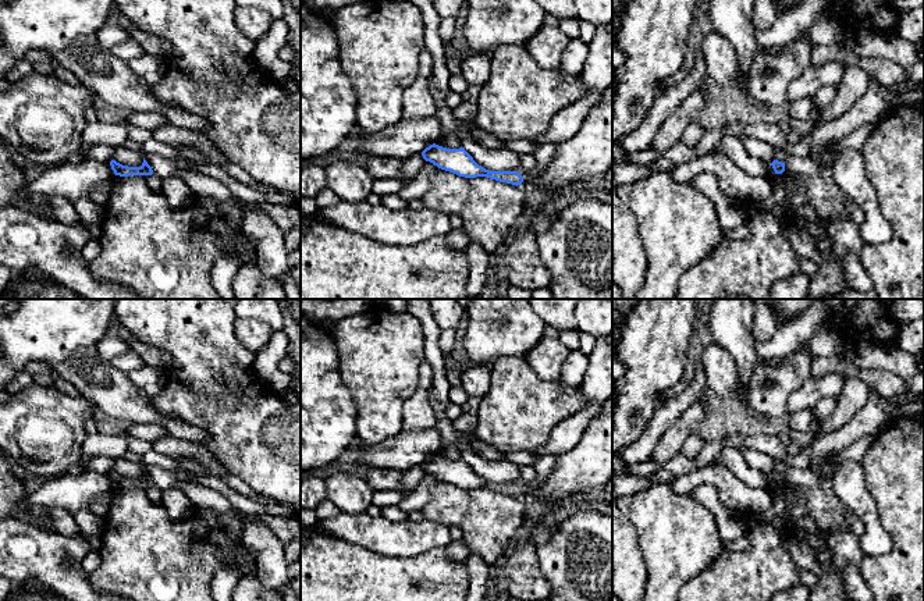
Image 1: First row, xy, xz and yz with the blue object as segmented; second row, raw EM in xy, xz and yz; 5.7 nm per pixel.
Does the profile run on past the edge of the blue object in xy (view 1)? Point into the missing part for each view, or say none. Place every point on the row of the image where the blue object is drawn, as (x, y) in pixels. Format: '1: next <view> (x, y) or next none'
1: next none

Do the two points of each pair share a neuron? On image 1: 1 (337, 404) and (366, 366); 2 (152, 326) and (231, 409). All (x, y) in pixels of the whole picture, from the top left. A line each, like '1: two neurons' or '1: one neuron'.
1: two neurons
2: one neuron

